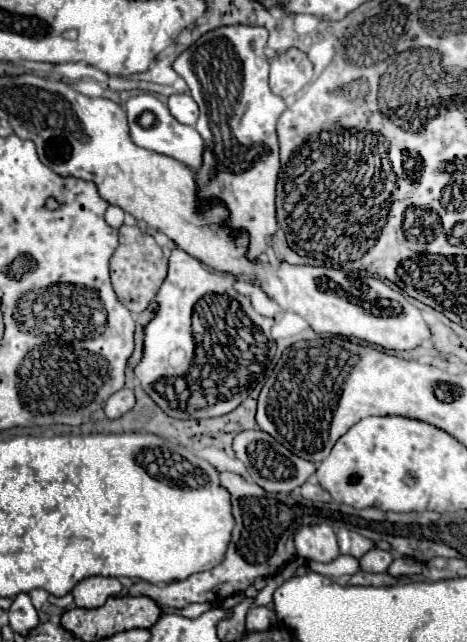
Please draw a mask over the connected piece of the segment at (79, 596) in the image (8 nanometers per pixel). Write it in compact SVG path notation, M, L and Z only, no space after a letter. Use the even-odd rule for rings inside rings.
M91 576L81 580L71 594L75 596L75 606L79 608L99 608L105 604L109 596L115 596L121 592L121 582L117 578L105 578L105 576Z

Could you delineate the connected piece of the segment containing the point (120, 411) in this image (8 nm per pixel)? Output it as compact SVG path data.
M121 388L119 392L115 392L115 394L111 394L111 396L107 398L103 412L105 412L107 418L119 418L119 416L123 416L125 412L129 412L129 410L133 408L133 404L135 404L135 394L133 394L133 390Z

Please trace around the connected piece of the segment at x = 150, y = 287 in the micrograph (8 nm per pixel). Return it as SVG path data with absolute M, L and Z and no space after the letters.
M121 226L119 228L119 248L111 256L111 282L113 290L123 306L127 306L133 314L143 312L157 294L159 286L167 276L167 258L161 246L155 242L151 234L141 232L137 226Z

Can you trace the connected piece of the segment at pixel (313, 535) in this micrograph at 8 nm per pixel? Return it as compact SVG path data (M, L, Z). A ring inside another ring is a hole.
M313 524L301 528L295 534L295 548L299 556L315 562L331 562L339 556L337 536L329 524Z

